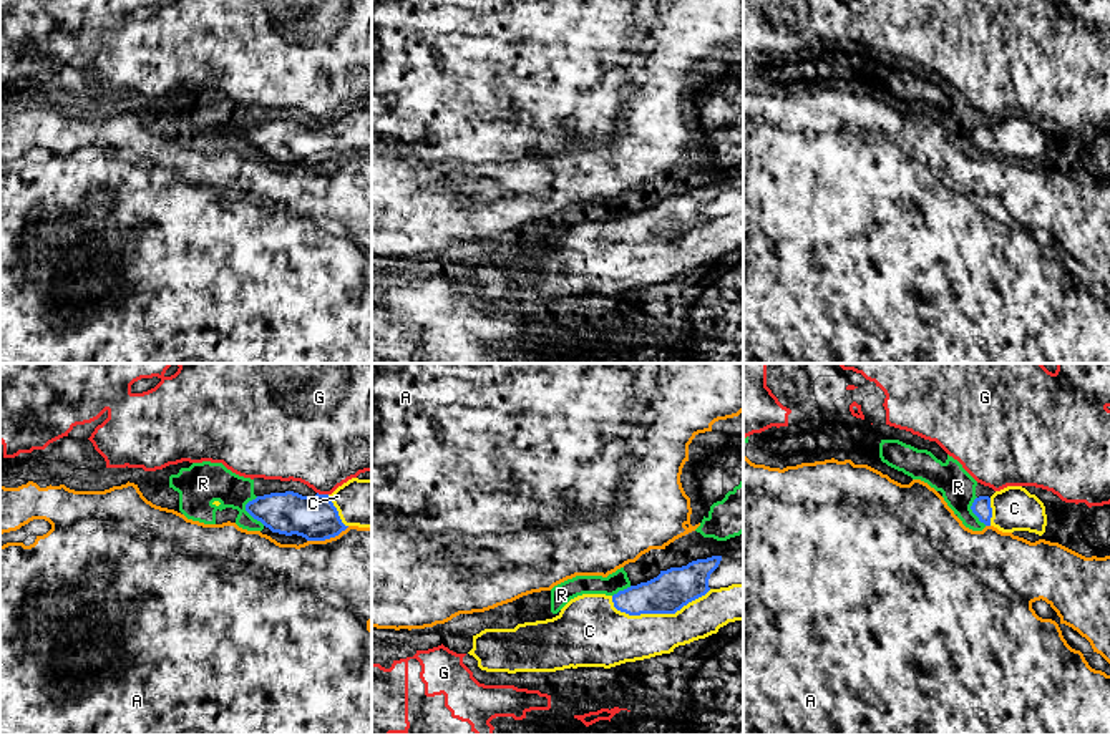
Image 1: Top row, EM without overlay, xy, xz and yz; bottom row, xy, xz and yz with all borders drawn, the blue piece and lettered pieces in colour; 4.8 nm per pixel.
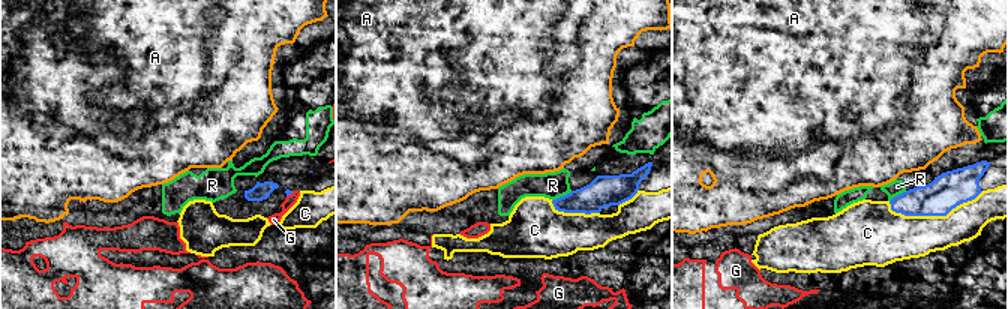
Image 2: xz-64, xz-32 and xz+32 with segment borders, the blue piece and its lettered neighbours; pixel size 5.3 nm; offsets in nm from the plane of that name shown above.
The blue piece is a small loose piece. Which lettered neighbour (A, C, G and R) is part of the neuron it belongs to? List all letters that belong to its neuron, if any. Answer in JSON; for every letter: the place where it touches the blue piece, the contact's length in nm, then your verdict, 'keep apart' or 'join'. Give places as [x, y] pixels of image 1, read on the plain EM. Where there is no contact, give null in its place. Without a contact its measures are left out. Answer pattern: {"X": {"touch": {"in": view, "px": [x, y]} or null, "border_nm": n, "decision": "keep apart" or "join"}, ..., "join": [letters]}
{"A": {"touch": {"in": "xy", "px": [327, 166]}, "border_nm": 220, "decision": "keep apart"}, "C": {"touch": {"in": "xz", "px": [659, 241]}, "border_nm": 500, "decision": "join"}, "G": {"touch": {"in": "xy", "px": [322, 123]}, "border_nm": 60, "decision": "keep apart"}, "R": {"touch": {"in": "xy", "px": [248, 140]}, "border_nm": 150, "decision": "keep apart"}, "join": ["C"]}

